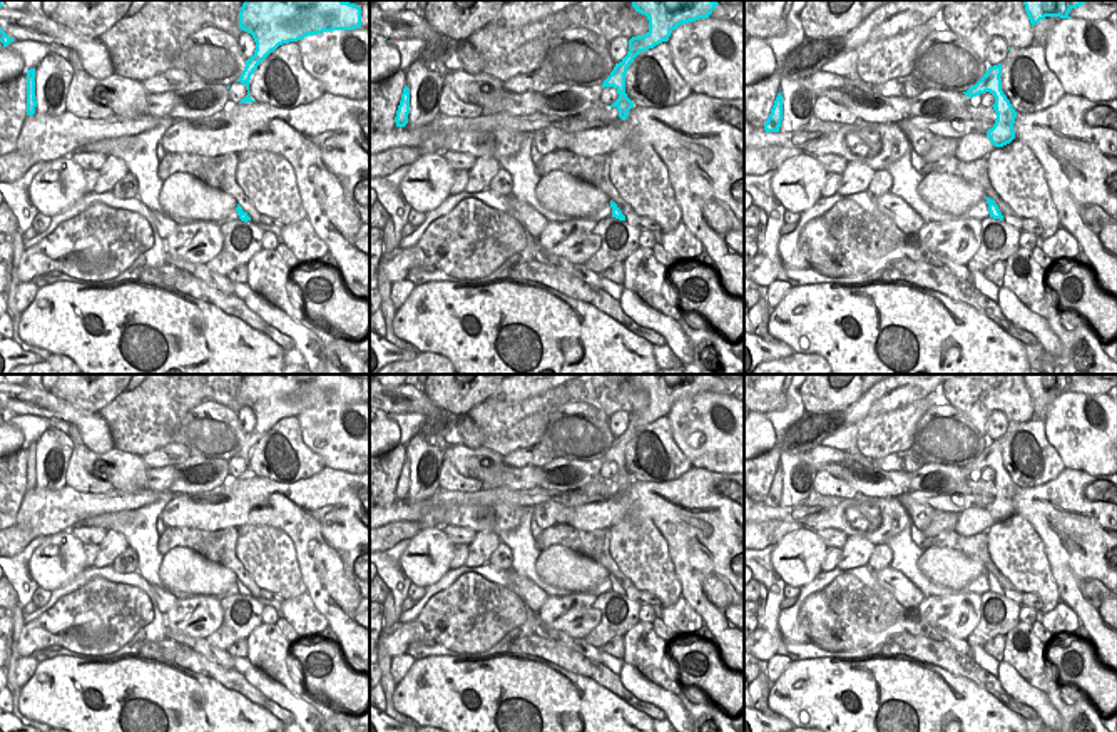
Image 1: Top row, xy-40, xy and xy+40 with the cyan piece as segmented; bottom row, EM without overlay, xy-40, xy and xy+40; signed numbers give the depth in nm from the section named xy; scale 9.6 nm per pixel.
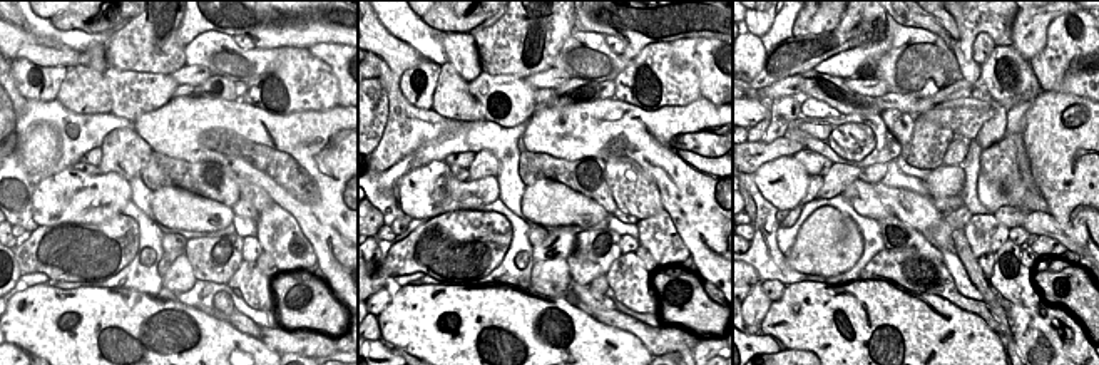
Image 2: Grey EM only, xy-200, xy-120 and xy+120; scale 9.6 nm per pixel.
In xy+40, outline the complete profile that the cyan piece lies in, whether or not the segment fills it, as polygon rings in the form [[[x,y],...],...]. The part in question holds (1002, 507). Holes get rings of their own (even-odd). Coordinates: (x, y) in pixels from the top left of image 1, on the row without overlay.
[[[1002,438],[988,441],[983,451],[967,466],[963,466],[970,473],[985,466],[990,466],[995,471],[995,478],[992,481],[997,488],[997,495],[993,501],[987,505],[987,511],[995,521],[1003,521],[1015,513],[1013,498],[1017,491],[1015,483],[1012,481],[1010,475],[1002,465],[1000,450],[1002,450]]]

